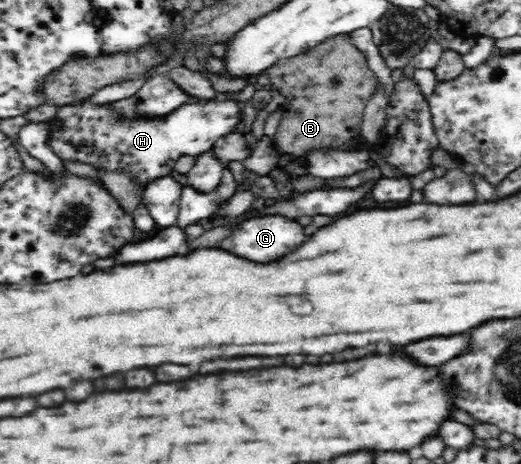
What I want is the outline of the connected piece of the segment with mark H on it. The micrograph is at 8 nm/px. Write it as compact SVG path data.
M215 97L213 99L201 100L200 102L189 102L181 105L165 117L159 119L129 119L129 121L113 121L118 119L113 115L114 111L108 109L108 105L95 105L83 100L79 105L61 105L57 109L51 124L51 135L49 143L53 150L63 161L79 161L92 165L97 169L101 168L125 168L129 170L135 178L141 180L141 184L146 185L152 179L167 176L173 169L175 162L183 155L199 156L209 152L214 143L229 133L237 132L237 125L243 119L244 104L233 97Z

